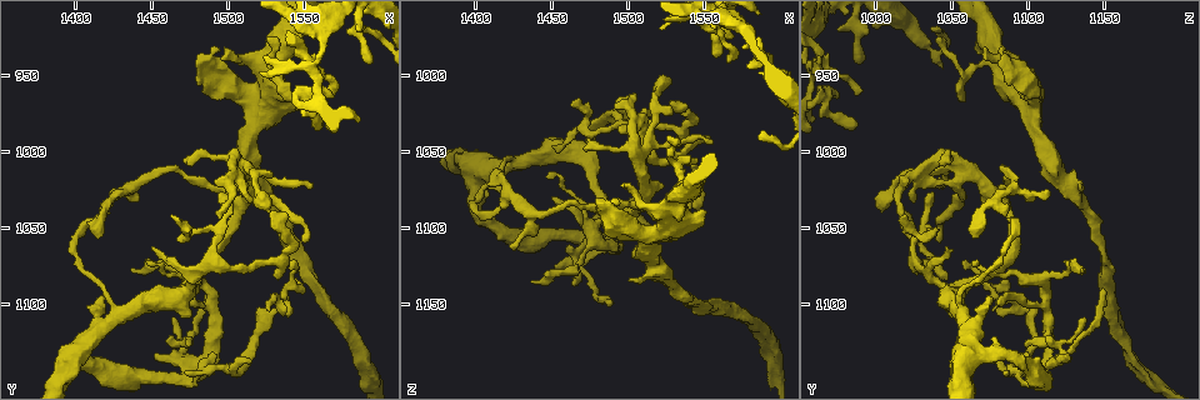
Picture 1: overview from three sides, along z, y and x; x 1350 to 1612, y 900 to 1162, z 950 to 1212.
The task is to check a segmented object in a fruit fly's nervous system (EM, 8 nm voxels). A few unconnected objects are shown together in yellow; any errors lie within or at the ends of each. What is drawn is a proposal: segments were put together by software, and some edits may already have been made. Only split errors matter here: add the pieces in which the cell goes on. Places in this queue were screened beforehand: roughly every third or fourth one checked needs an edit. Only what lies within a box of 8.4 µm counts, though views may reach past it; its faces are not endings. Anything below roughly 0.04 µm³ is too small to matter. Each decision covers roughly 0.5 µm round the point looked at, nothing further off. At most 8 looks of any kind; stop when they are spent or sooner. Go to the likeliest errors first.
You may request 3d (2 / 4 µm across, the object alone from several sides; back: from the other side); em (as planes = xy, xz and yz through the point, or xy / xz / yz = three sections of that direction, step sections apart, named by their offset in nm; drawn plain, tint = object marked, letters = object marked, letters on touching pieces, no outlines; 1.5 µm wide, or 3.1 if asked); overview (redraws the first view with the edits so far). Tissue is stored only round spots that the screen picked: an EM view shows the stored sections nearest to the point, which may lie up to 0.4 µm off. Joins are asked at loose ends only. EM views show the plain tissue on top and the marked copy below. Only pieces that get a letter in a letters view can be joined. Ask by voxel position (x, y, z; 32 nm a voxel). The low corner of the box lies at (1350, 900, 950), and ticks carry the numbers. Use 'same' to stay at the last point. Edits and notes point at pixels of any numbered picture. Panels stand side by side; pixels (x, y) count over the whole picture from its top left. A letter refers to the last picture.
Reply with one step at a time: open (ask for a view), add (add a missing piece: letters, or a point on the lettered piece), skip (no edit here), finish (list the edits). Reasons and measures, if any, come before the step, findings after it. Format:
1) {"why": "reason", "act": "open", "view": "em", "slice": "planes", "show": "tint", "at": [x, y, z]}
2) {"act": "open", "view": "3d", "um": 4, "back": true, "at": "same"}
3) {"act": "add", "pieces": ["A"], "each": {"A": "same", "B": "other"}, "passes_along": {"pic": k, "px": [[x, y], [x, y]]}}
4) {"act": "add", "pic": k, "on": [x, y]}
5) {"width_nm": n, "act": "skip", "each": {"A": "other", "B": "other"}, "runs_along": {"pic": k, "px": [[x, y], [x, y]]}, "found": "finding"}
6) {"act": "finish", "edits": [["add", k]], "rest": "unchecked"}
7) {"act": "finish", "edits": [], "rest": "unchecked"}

{"why": "branch stops here", "act": "open", "view": "3d", "um": 4, "at": [1496, 934, 1072]}

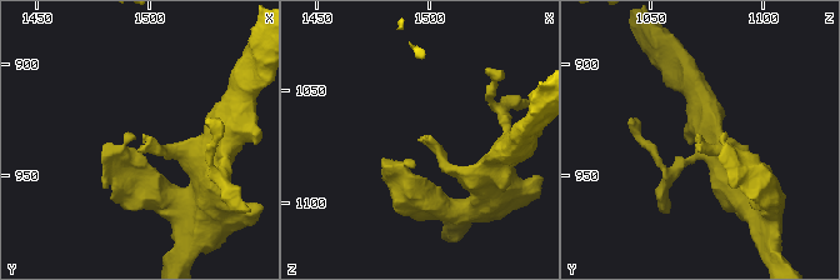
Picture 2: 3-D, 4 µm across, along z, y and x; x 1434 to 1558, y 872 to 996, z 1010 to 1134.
{"why": "now the EM", "act": "open", "view": "em", "slice": "planes", "show": "letters", "at": [1498, 933, 1070]}

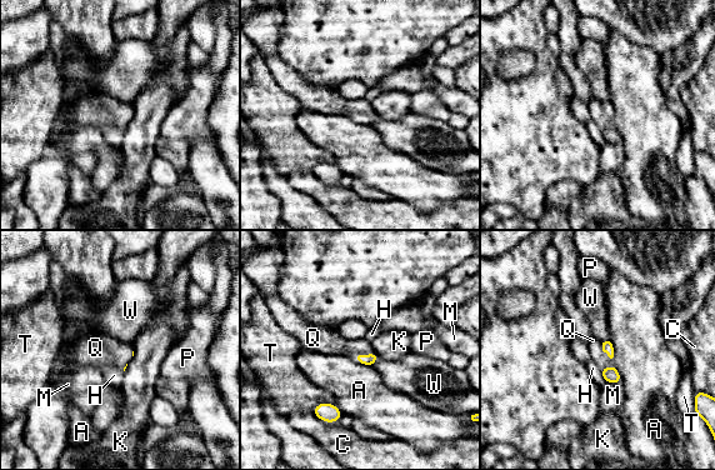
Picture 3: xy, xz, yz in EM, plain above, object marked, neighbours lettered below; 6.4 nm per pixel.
{"act": "add", "pieces": ["Q"], "each": {"A": "other", "C": "other", "H": "other", "K": "other", "M": "other", "P": "other", "Q": "same", "T": "other", "W": "other"}, "passes_along": {"pic": 3, "px": [[360, 358], [363, 353], [329, 341]]}, "found": "it goes on there"}

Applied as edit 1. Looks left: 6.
{"why": "branch stops here", "act": "open", "view": "3d", "um": 4, "at": [1500, 1024, 1132]}

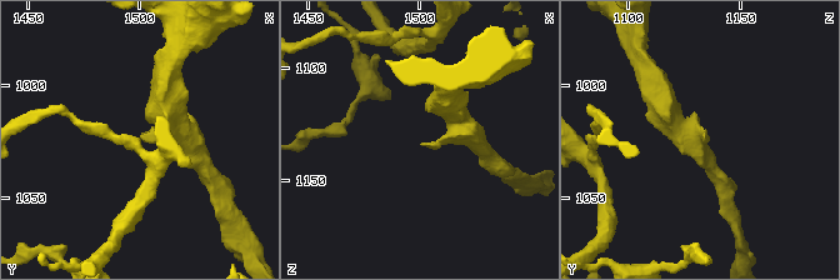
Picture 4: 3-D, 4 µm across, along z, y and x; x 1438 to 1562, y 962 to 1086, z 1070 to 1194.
{"why": "need the tissue", "act": "open", "view": "em", "slice": "planes", "show": "letters", "at": [1501, 1024, 1133]}

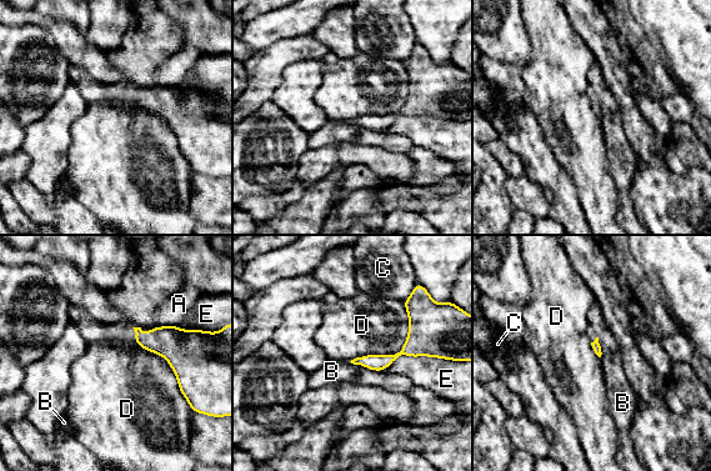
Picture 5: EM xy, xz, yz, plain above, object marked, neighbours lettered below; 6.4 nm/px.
{"longest_contact_nm": ["D", 550], "act": "skip", "each": {"A": "other", "B": "other", "C": "other", "D": "other", "E": "other"}, "runs_along": {"pic": 5, "px": [[410, 307], [414, 340], [387, 360], [356, 361]]}, "found": "none of them fits"}

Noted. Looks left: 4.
{"why": "free end", "act": "open", "view": "3d", "um": 2, "at": [1472, 1008, 1050]}

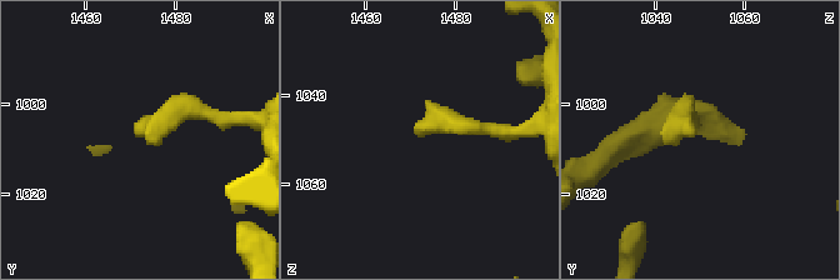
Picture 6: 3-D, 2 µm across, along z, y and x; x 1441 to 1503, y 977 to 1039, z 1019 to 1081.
{"why": "now the EM", "act": "open", "view": "em", "slice": "planes", "show": "letters", "at": [1470, 1007, 1048]}

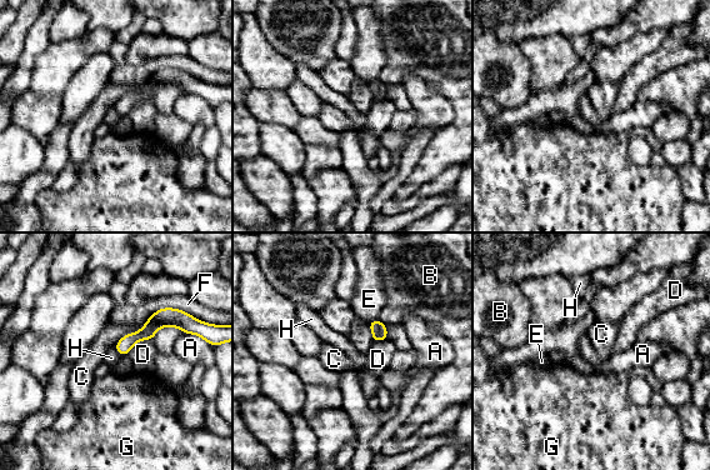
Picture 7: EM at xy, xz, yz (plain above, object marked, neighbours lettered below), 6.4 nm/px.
{"act": "skip", "each": {"A": "other", "B": "other", "C": "other", "D": "other", "E": "other", "F": "other", "G": "other", "H": "other"}, "found": "no lettered piece goes on from it"}

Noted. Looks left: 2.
{"act": "finish", "edits": [["add", 3]], "rest": "unchecked"}

